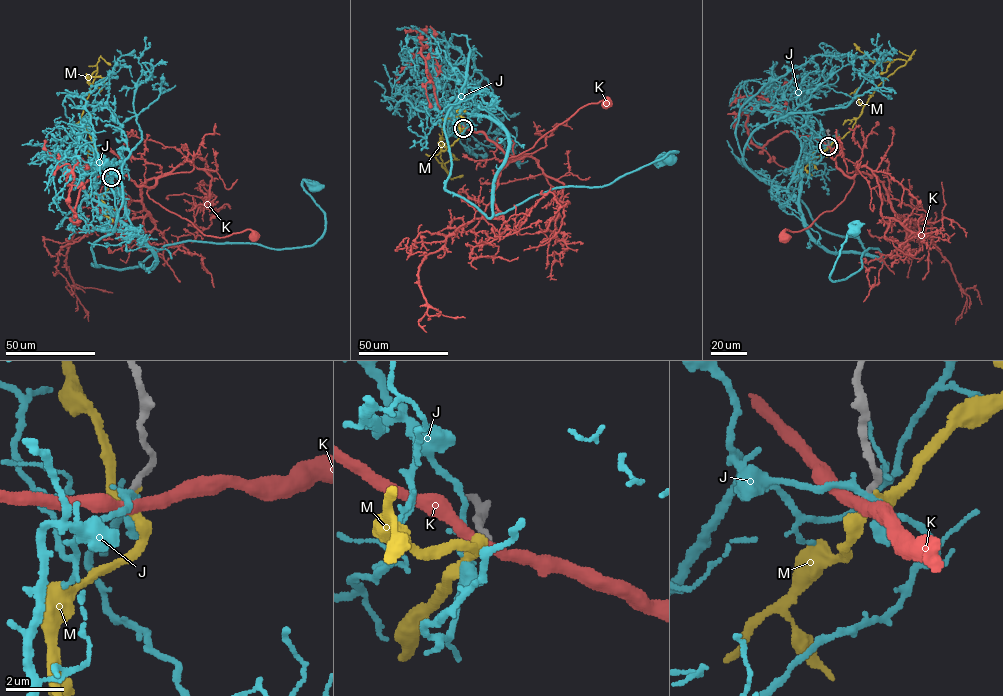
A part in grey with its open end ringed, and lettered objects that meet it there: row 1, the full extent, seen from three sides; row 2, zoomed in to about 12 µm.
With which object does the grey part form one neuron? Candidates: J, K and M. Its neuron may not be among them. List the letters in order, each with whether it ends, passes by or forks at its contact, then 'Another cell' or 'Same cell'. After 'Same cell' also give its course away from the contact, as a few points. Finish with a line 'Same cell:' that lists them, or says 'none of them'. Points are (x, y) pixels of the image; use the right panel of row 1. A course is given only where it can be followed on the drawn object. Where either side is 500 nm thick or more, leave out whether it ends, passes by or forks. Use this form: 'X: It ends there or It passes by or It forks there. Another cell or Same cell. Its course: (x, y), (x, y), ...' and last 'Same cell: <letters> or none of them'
J: It passes by. Another cell
K: It passes by. Another cell
M: It passes by. Another cell
Same cell: none of them

